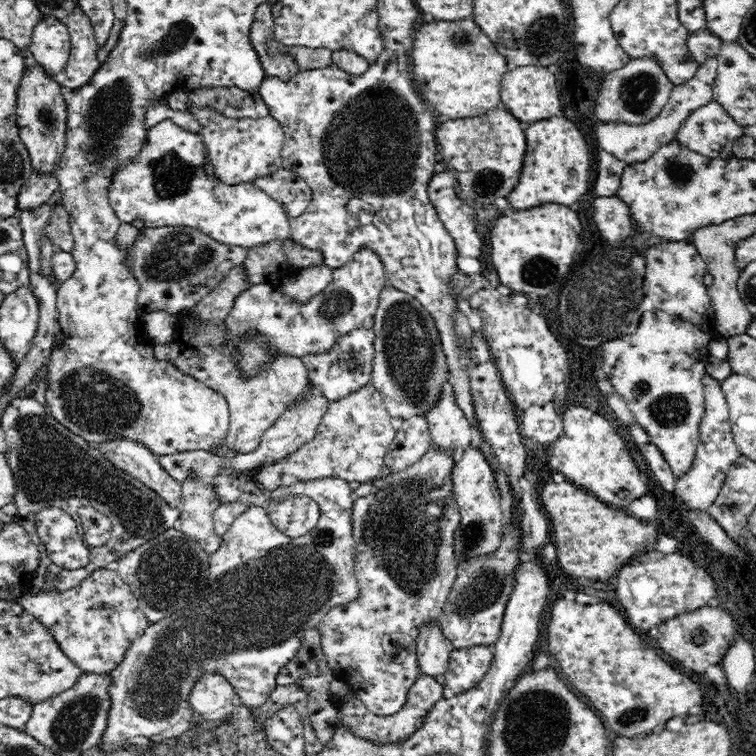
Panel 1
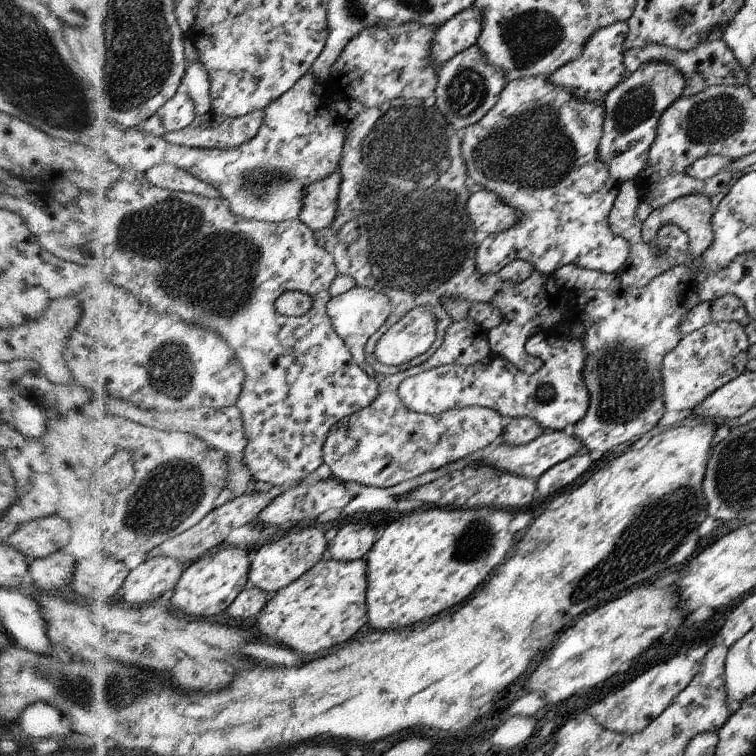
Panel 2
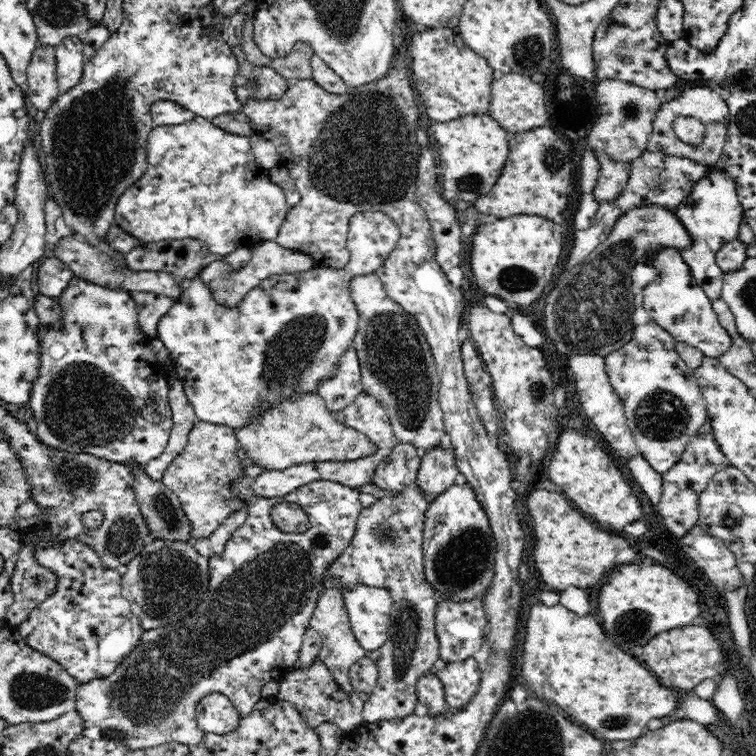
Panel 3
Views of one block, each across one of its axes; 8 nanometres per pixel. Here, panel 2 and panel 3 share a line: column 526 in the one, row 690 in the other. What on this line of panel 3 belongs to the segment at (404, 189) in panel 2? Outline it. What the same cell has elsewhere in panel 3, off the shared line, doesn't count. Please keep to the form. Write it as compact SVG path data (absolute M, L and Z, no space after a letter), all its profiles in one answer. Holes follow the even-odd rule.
M361 658L349 670L350 684L353 685L353 689L350 694L346 694L338 687L336 679L332 677L332 673L326 668L326 665L316 659L303 669L290 670L280 682L280 690L276 697L292 703L300 711L300 715L304 717L308 727L315 730L317 726L328 720L346 734L363 723L363 706L376 689L378 678L379 672L376 663L371 658Z

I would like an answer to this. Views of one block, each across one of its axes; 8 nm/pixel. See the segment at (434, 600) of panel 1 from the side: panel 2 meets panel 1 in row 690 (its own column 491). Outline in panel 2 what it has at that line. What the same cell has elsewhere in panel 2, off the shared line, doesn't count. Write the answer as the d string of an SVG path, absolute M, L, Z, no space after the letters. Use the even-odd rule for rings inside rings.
M550 331L538 333L529 338L525 351L533 357L540 358L542 366L534 374L518 370L508 360L491 352L485 359L470 366L442 365L429 371L421 372L405 379L398 388L399 396L405 405L416 412L437 415L453 408L484 407L494 409L501 416L530 417L537 420L546 431L562 431L568 424L575 425L585 418L589 410L589 389L583 376L584 366L590 352L582 340L566 340Z

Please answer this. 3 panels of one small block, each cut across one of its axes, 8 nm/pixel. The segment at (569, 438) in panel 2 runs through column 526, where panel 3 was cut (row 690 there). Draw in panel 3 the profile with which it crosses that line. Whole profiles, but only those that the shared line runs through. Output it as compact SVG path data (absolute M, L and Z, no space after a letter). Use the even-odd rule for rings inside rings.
M474 657L460 662L446 663L441 670L434 670L440 679L448 706L456 711L464 708L479 689L482 674Z

